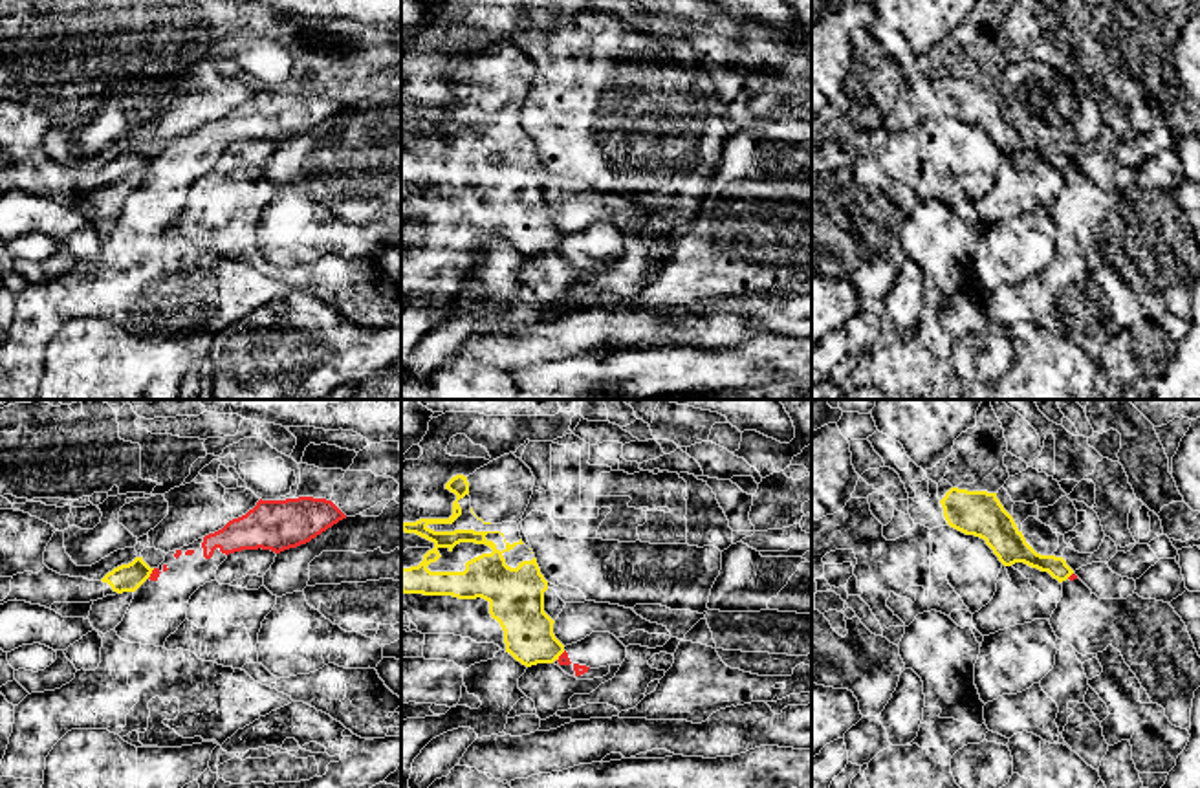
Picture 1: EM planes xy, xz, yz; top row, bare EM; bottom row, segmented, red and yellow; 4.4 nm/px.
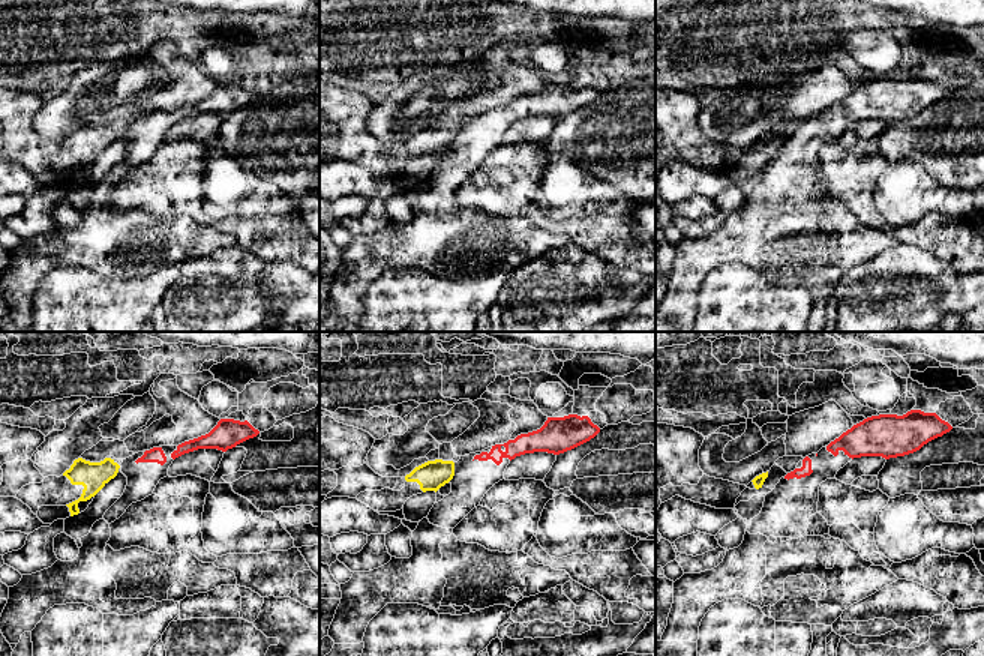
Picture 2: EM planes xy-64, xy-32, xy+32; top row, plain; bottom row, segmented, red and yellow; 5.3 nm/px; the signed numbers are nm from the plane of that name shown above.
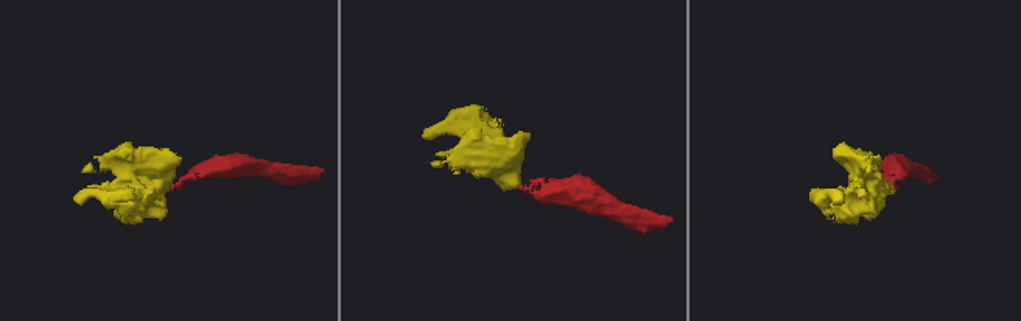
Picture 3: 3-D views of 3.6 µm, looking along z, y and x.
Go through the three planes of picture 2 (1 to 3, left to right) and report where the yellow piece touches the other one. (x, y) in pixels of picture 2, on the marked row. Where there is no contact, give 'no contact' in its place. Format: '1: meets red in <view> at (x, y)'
1: no contact
2: no contact
3: no contact

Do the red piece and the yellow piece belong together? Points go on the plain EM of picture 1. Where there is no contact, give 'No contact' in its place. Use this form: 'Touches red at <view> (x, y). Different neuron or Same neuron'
Touches red at xy (151, 164). Different neuron

